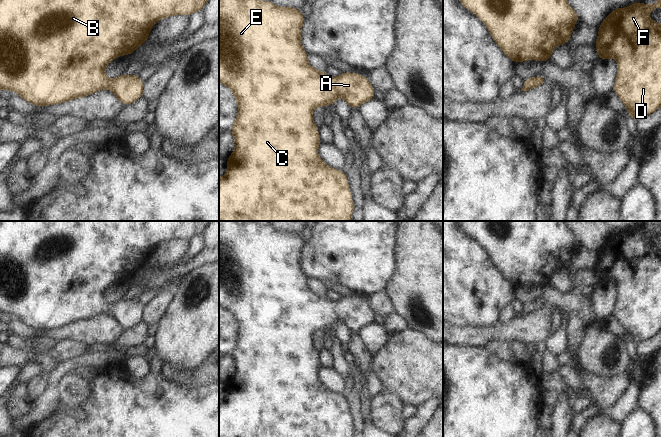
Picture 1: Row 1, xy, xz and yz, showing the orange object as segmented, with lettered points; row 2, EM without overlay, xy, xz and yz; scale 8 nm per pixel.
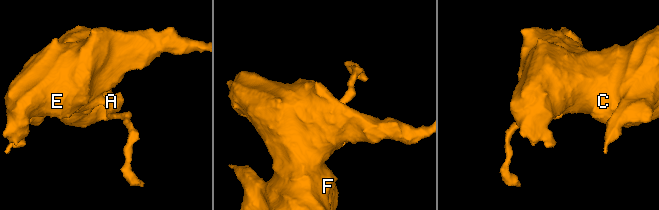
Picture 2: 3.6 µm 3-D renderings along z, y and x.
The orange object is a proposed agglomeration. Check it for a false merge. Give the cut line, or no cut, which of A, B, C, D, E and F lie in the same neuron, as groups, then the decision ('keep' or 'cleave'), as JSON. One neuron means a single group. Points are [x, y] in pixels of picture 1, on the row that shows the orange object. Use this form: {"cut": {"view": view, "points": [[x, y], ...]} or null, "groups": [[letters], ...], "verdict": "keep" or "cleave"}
{"cut": null, "groups": [["A", "B", "C", "D", "E", "F"]], "verdict": "keep"}

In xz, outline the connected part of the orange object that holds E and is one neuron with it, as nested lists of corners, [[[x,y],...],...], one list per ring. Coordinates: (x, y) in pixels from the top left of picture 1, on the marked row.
[[[219,0],[219,82],[231,89],[239,109],[230,130],[236,148],[227,159],[228,170],[225,176],[219,179],[219,221],[351,221],[354,206],[345,172],[330,168],[317,155],[321,141],[319,128],[315,126],[311,113],[315,107],[334,104],[338,96],[350,107],[357,109],[364,102],[374,99],[375,90],[361,74],[343,72],[339,77],[332,78],[323,71],[314,70],[307,61],[308,53],[301,45],[301,27],[304,21],[300,10],[274,6],[270,0]]]

